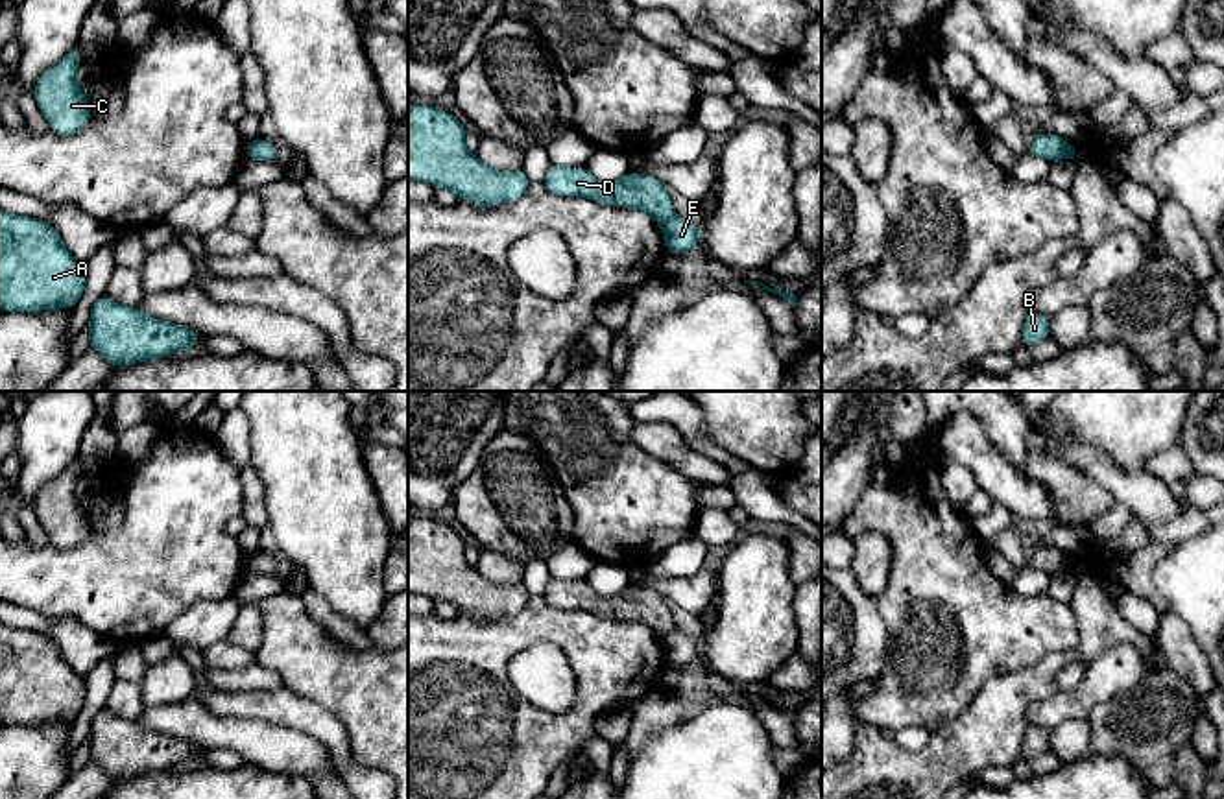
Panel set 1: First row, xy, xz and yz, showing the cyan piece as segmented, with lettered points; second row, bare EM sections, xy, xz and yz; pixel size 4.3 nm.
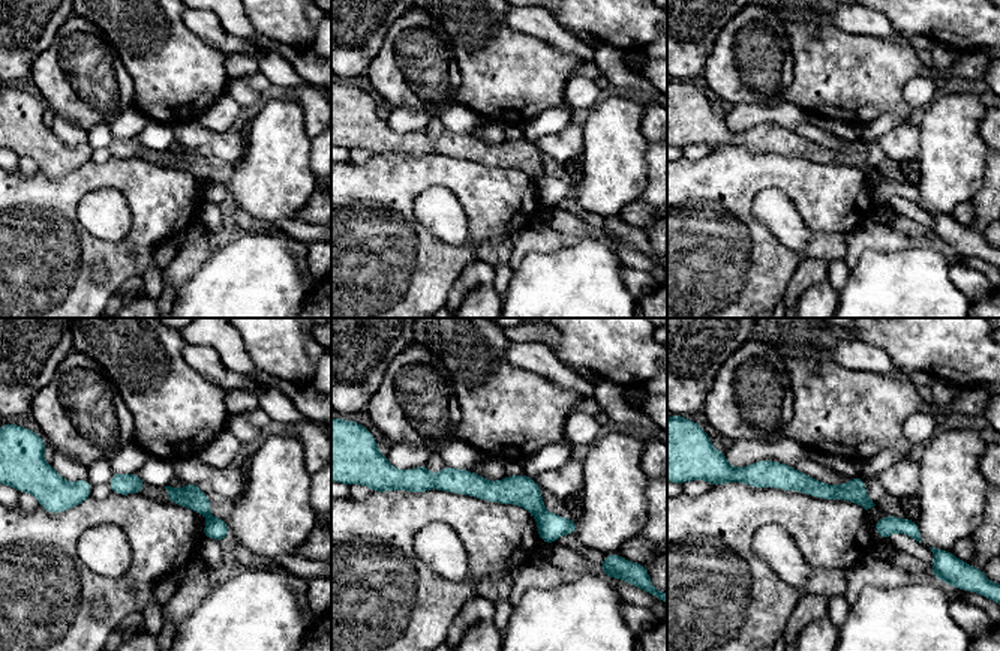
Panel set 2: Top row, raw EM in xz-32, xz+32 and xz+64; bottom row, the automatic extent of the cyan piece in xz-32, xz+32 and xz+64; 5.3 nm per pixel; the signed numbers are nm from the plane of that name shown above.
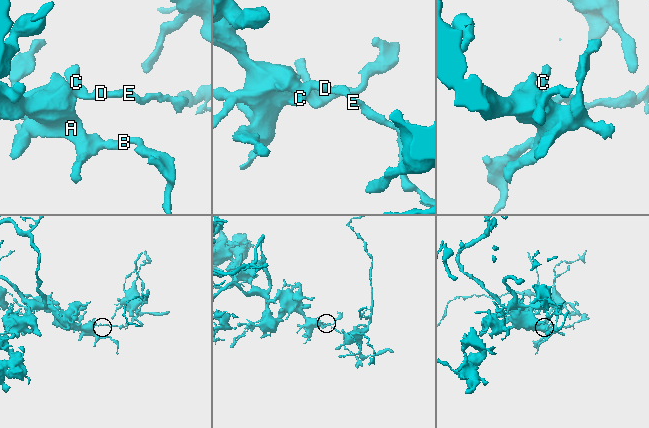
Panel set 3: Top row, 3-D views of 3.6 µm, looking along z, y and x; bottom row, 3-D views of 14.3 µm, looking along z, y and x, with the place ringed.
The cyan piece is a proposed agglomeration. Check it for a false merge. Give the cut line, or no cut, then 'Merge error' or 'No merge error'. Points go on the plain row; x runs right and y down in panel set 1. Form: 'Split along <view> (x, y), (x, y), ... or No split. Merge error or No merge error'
Split along xz (674, 628), (660, 637). Merge error

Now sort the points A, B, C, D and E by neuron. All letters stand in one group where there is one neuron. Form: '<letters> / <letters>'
A B C D / E

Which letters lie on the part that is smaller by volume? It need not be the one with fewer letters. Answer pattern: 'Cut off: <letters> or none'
Cut off: E

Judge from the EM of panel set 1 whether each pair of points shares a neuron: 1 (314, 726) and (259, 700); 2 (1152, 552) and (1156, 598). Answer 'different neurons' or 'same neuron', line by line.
1: same neuron
2: same neuron

